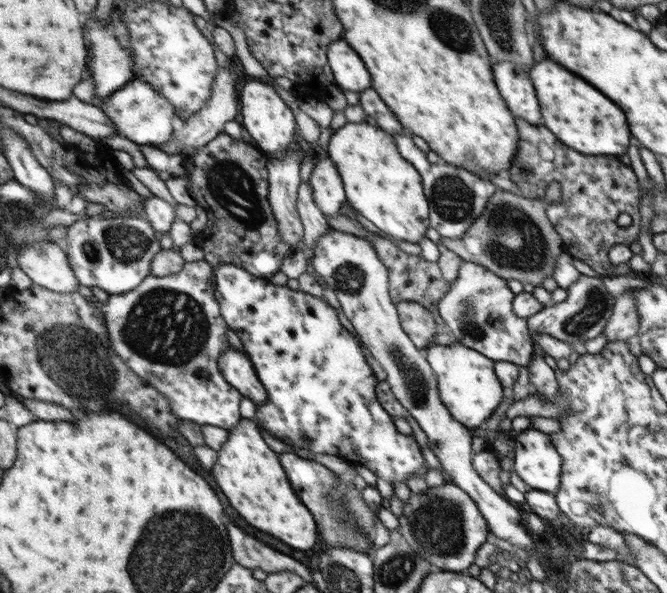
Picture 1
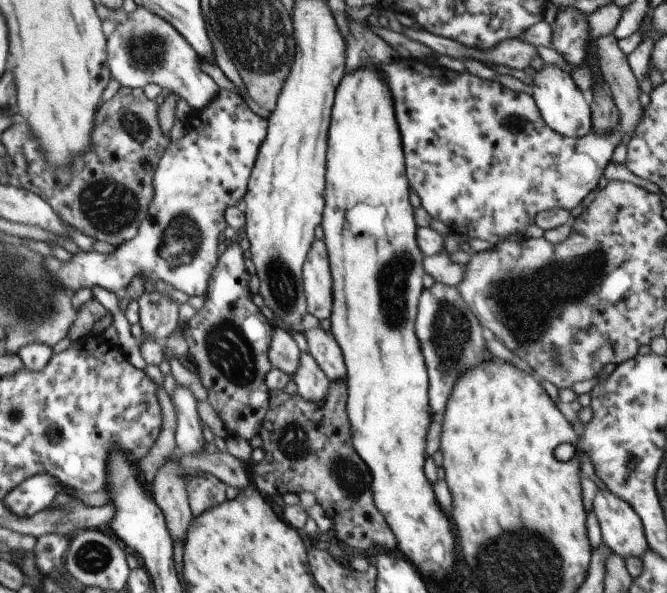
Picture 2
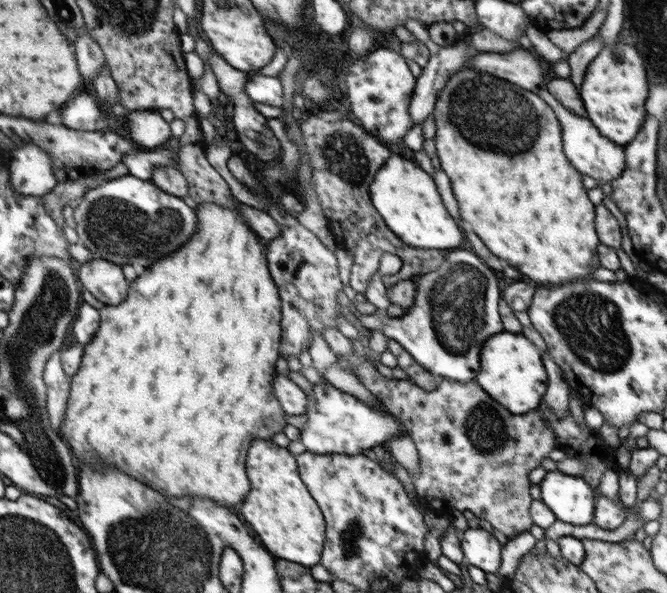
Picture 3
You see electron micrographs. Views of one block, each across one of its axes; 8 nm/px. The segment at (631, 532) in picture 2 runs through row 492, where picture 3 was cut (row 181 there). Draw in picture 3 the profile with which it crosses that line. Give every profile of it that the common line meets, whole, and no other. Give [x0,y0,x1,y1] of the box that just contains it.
[536,88,626,186]

